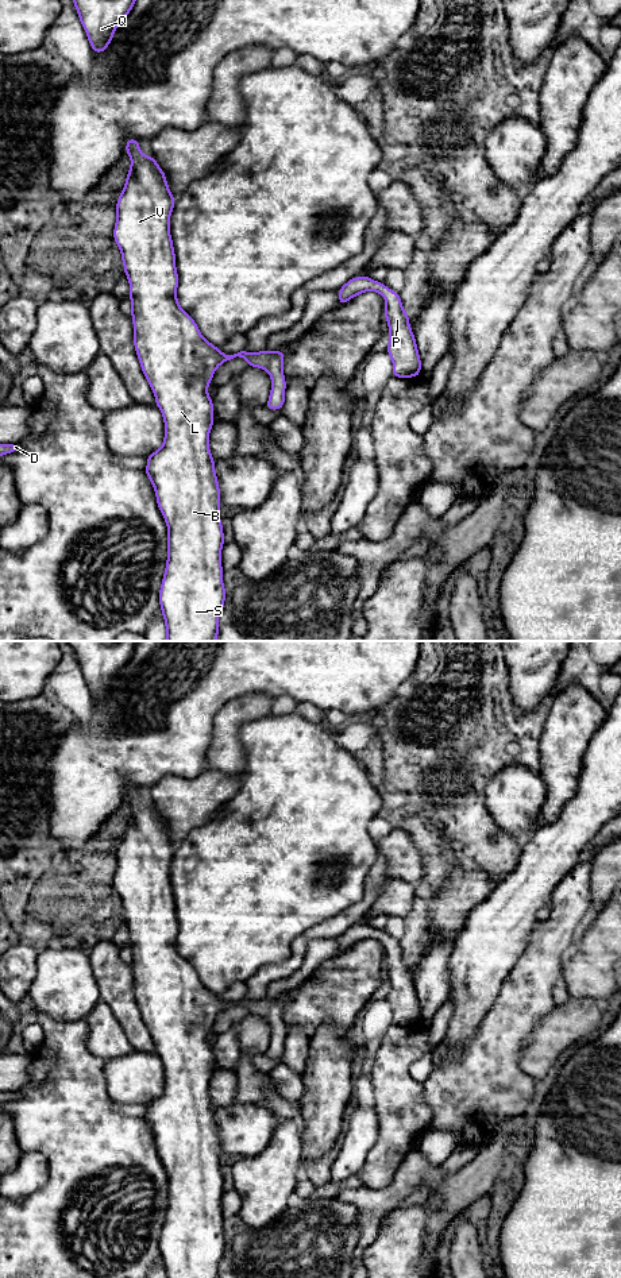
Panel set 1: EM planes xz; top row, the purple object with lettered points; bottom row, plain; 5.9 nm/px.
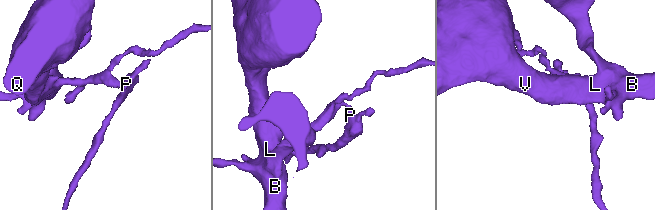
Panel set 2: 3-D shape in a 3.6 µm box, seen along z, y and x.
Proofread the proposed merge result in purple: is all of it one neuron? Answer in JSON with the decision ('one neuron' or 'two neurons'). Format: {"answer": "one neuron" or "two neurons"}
{"answer": "one neuron"}

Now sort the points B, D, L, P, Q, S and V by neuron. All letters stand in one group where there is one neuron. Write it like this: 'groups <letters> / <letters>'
groups B D L P Q S V

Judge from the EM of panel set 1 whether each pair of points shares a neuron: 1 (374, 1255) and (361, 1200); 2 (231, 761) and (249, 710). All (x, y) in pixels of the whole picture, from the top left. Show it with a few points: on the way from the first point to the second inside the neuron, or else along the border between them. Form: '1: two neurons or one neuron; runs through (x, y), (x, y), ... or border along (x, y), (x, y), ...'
1: two neurons; border along (386, 1215), (377, 1236), (365, 1248), (362, 1263)
2: one neuron; runs through (231, 749), (231, 728), (236, 722)

